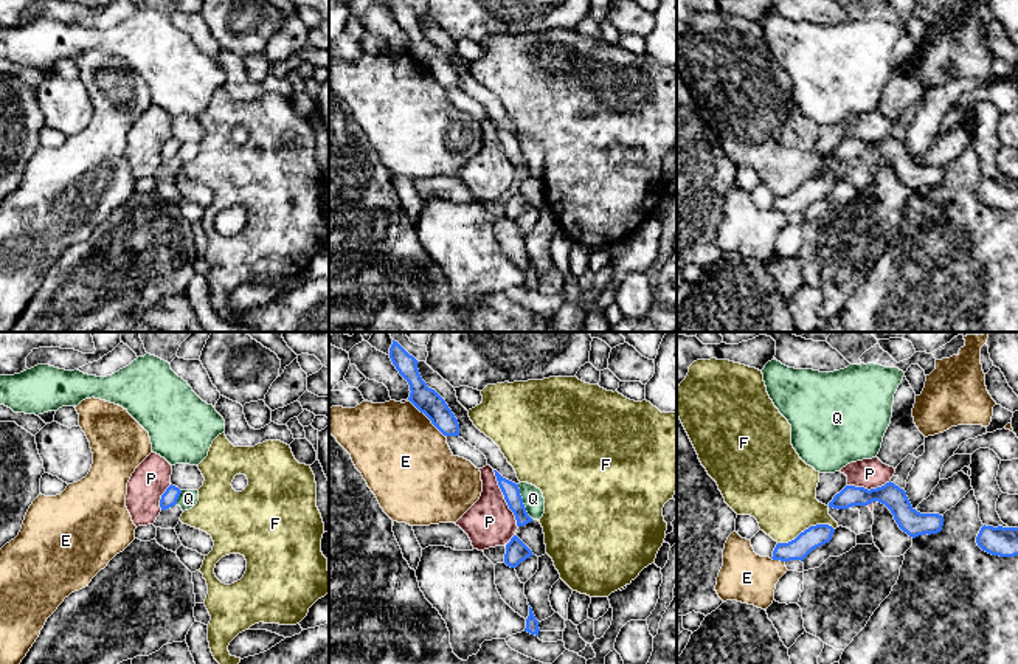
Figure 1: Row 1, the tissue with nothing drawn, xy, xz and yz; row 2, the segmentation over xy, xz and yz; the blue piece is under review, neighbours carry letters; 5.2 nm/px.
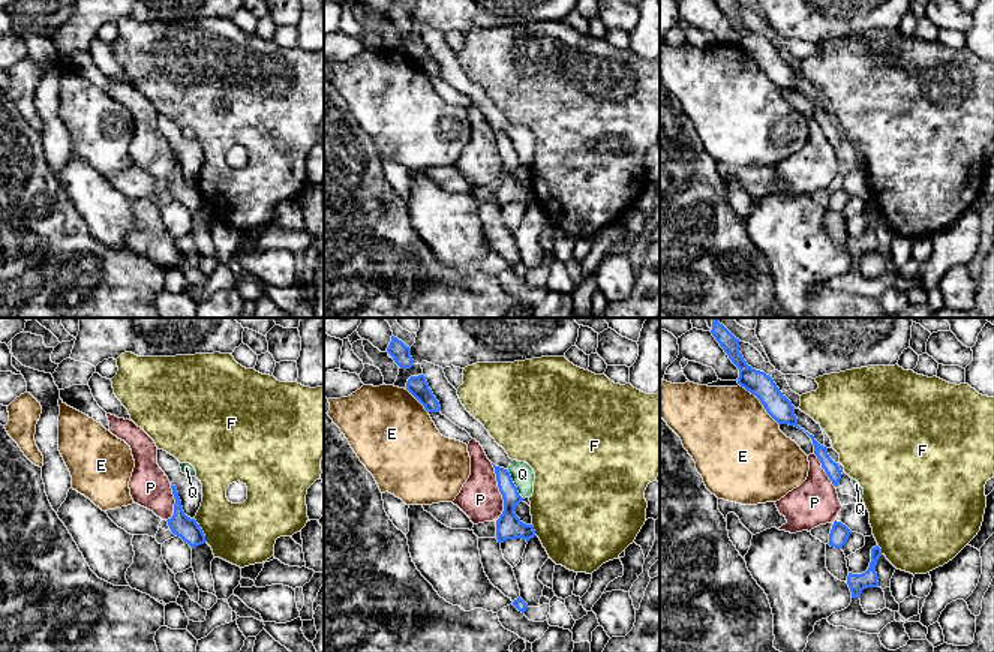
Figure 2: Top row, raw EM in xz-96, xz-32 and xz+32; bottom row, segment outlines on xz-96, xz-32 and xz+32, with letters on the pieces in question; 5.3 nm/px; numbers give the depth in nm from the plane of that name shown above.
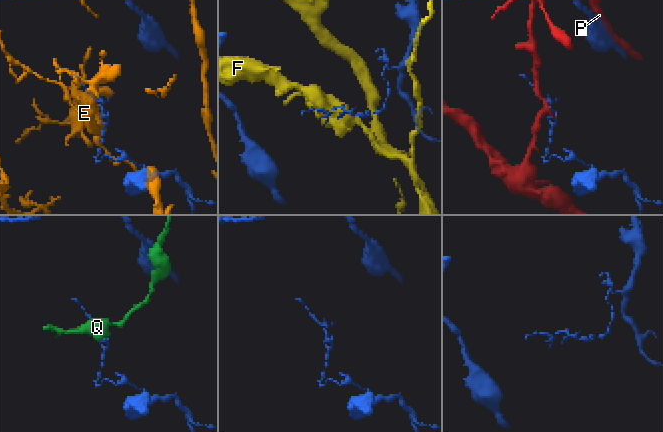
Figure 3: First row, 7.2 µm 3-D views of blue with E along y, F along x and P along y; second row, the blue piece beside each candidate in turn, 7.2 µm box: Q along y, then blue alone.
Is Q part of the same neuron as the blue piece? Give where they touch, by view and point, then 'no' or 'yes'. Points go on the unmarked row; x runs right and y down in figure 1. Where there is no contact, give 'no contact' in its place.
xz (522, 154) | no

